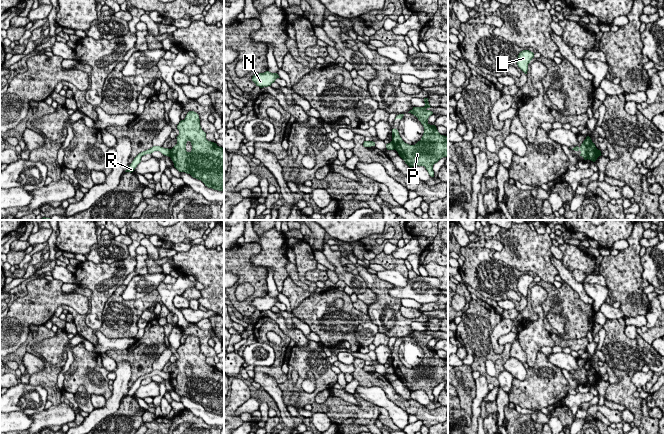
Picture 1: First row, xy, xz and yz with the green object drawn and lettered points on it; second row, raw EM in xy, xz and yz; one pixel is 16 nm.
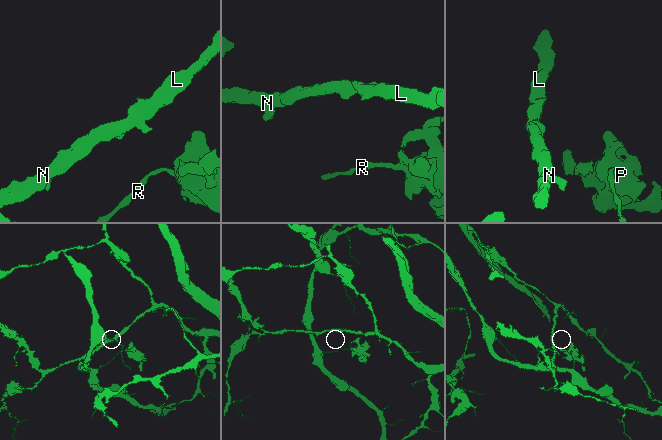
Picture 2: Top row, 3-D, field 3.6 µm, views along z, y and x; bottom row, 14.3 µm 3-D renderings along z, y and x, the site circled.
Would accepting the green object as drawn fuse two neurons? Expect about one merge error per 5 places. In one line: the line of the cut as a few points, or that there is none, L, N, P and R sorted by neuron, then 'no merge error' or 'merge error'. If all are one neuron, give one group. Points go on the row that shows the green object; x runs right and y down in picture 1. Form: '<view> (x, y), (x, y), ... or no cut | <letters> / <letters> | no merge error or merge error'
xy (169, 149), (170, 156) | L N R / P | merge error

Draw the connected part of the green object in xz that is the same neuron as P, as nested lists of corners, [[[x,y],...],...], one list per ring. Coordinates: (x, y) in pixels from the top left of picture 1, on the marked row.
[[[424,98],[424,107],[413,107],[408,113],[418,118],[424,127],[420,141],[415,145],[405,143],[398,130],[392,129],[392,143],[399,156],[410,167],[424,166],[431,177],[434,177],[433,165],[441,158],[448,157],[448,136],[441,135],[435,125],[428,123],[428,118],[433,114],[428,98]]]

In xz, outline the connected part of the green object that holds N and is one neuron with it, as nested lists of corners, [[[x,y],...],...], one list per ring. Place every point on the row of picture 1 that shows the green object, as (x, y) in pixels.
[[[266,71],[264,73],[255,74],[252,77],[252,81],[260,88],[271,86],[277,78],[280,78],[277,73],[271,73]]]

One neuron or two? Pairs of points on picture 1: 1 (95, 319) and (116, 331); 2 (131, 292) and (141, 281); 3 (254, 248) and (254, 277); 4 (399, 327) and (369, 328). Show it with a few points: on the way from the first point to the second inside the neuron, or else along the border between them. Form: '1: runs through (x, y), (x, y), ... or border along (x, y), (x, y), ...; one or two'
1: border along (107, 300), (102, 313), (102, 325), (98, 329); two
2: runs through (134, 290), (140, 284); one
3: runs through (247, 255), (247, 270); one
4: border along (371, 321), (379, 331); two

